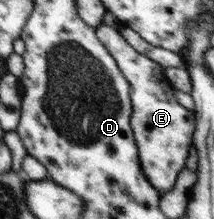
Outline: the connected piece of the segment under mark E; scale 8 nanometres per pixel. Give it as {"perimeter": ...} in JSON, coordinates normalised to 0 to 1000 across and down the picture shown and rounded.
{"perimeter":[[[477,110],[444,128],[444,151],[612,384],[621,507],[607,566],[650,694],[664,790],[729,872],[752,886],[785,877],[813,858],[841,785],[864,767],[879,685],[902,653],[911,511],[822,461],[808,393],[785,374],[766,311],[617,219],[547,128]]]}

